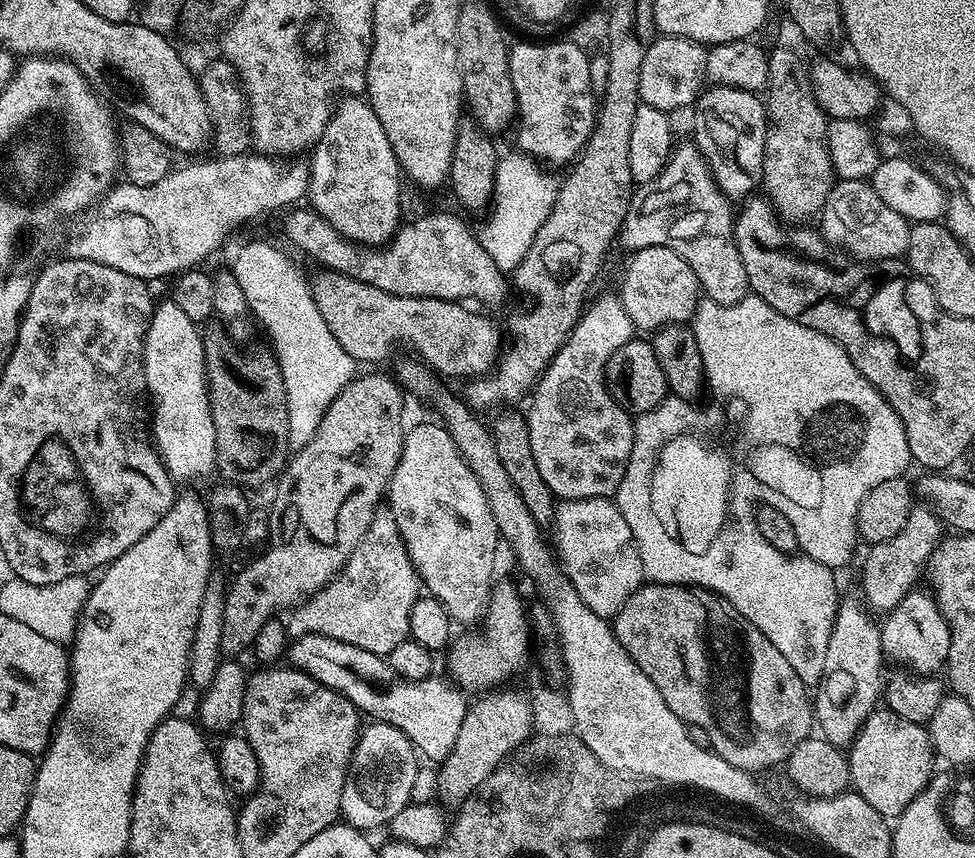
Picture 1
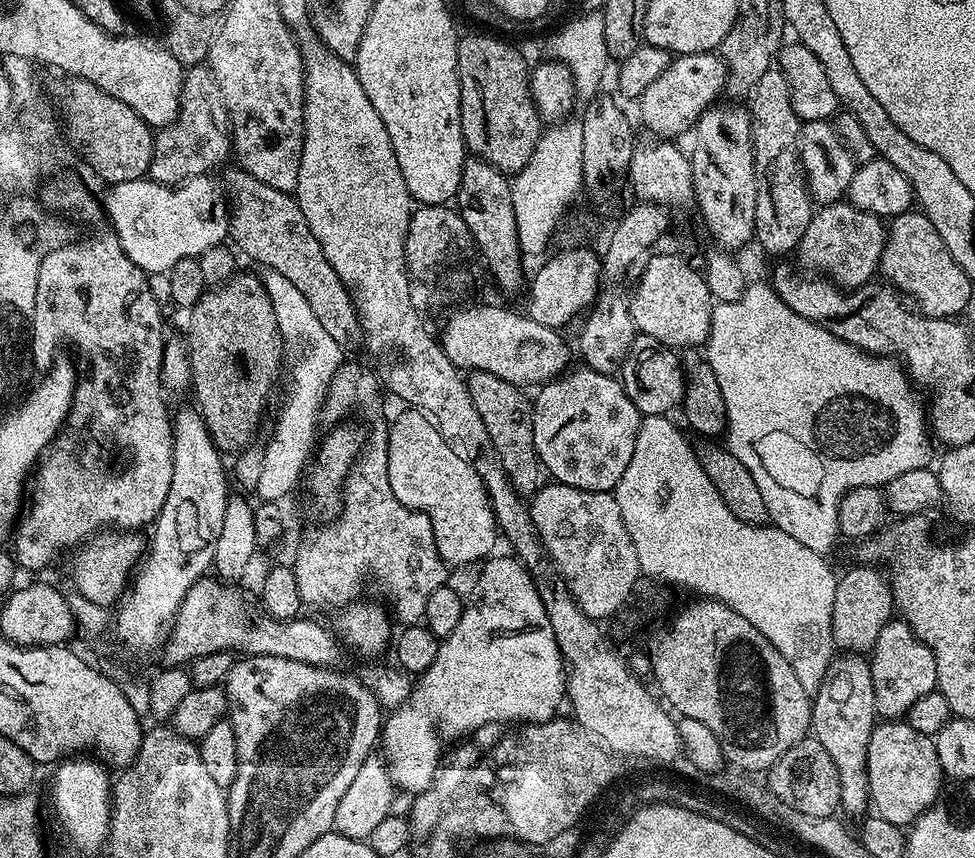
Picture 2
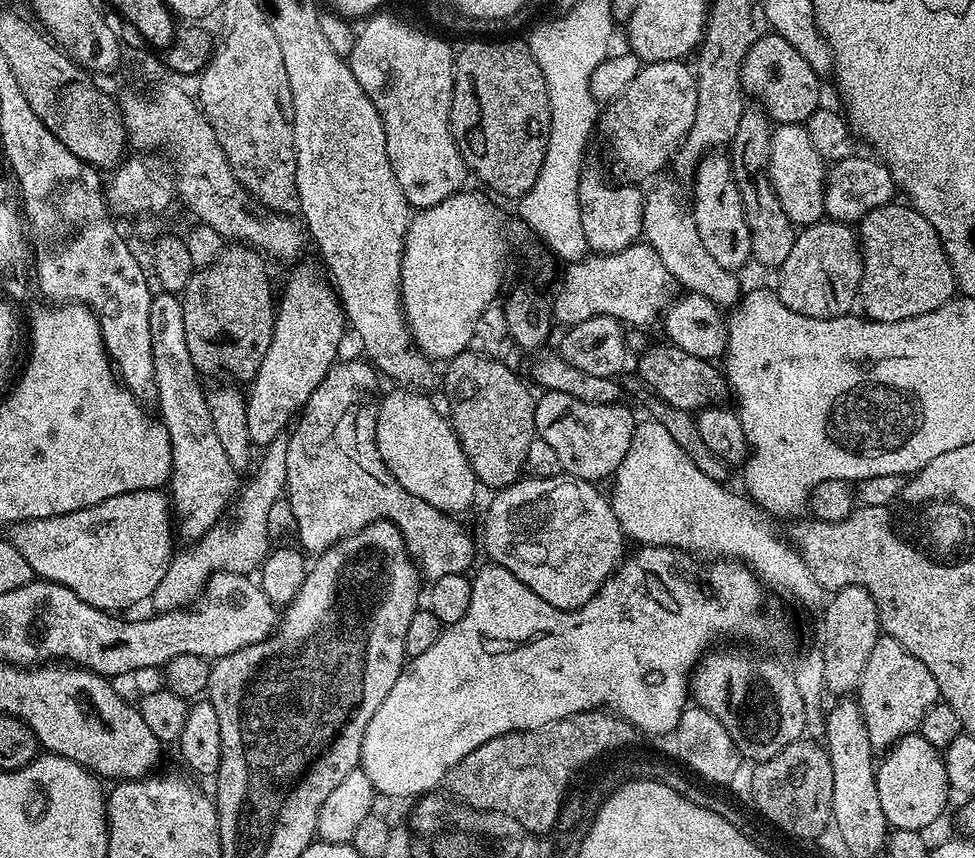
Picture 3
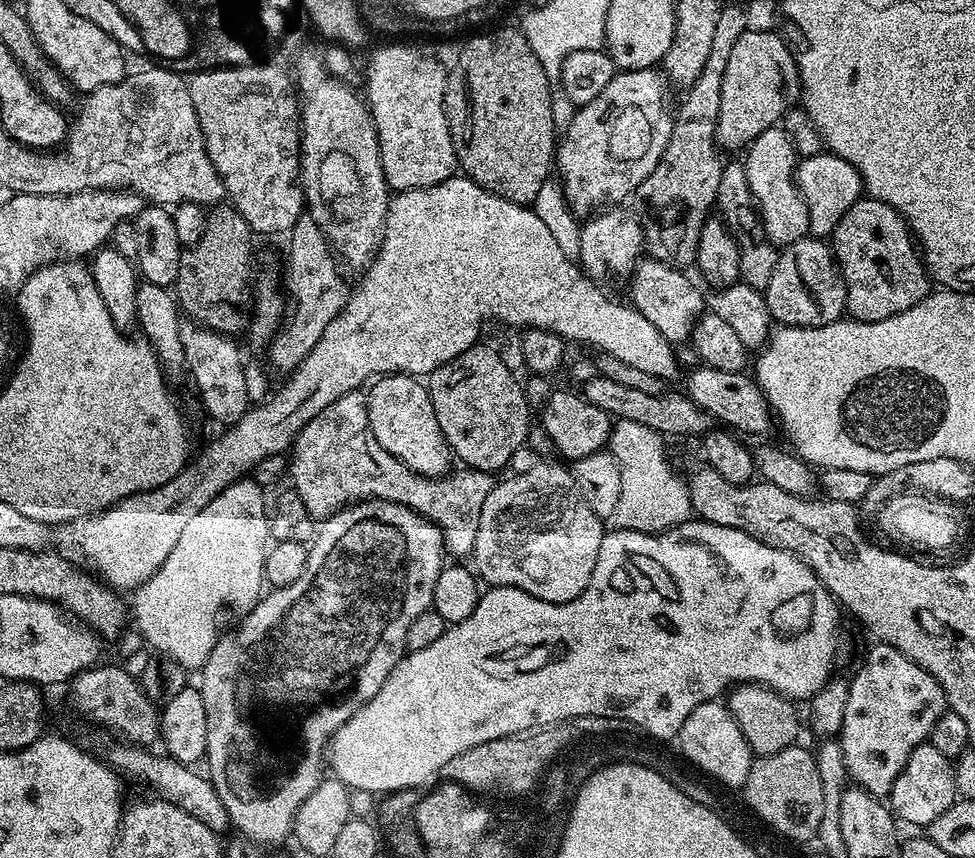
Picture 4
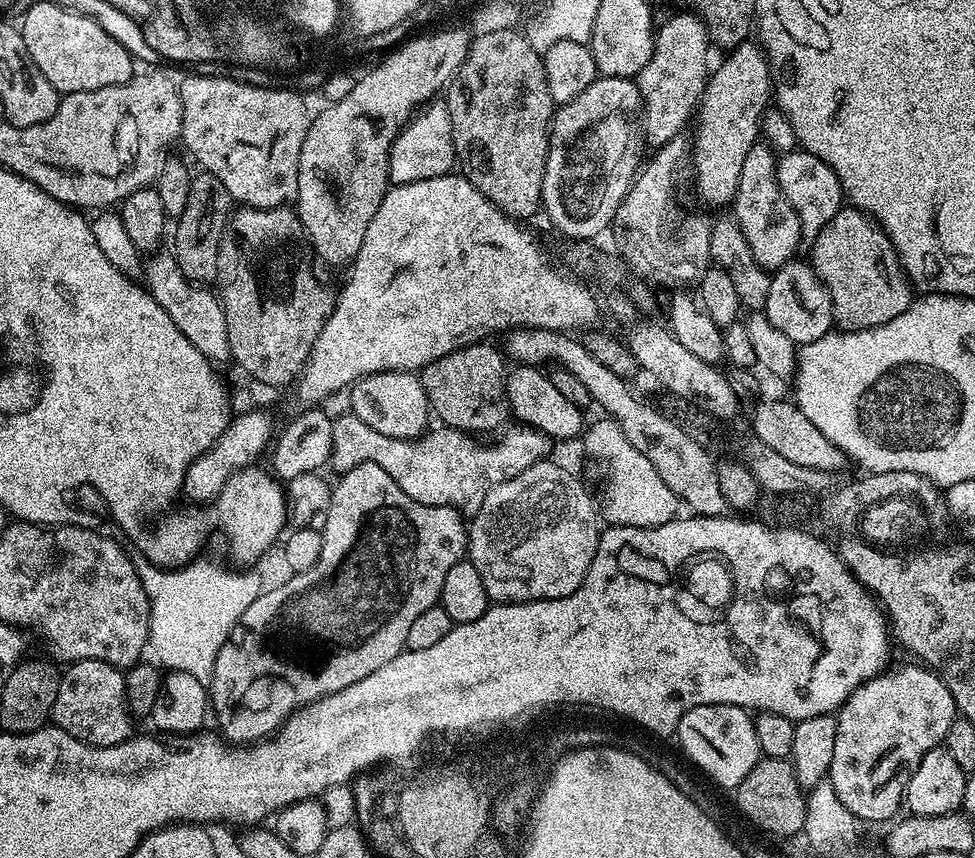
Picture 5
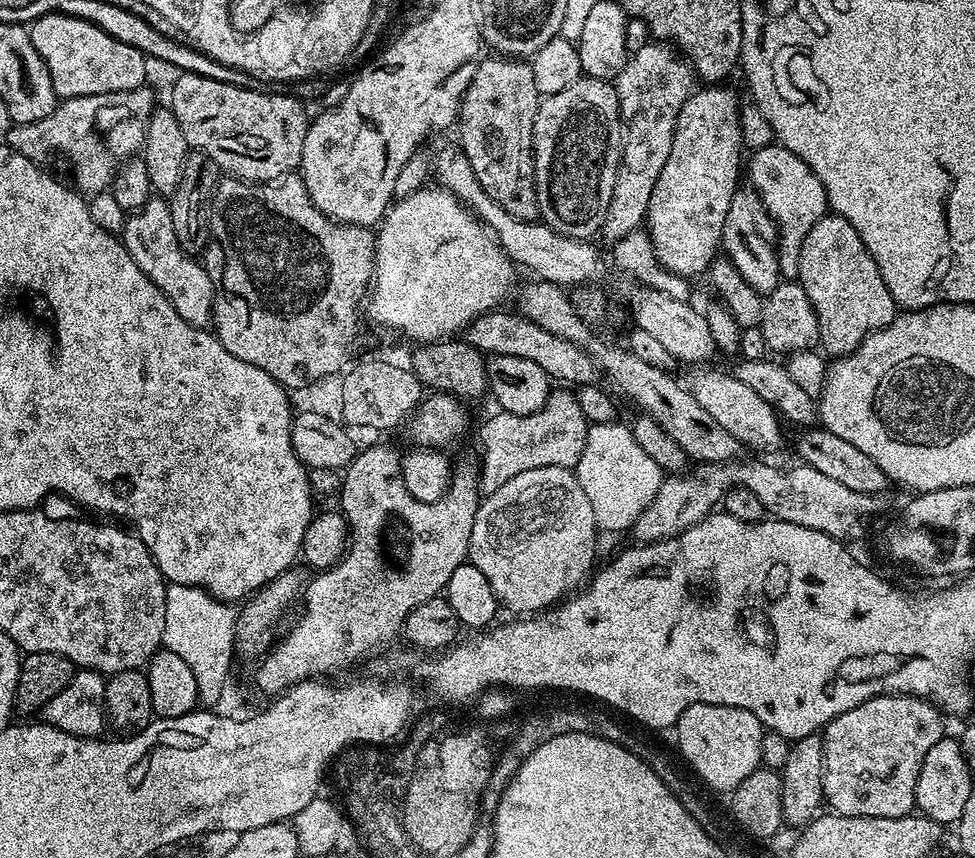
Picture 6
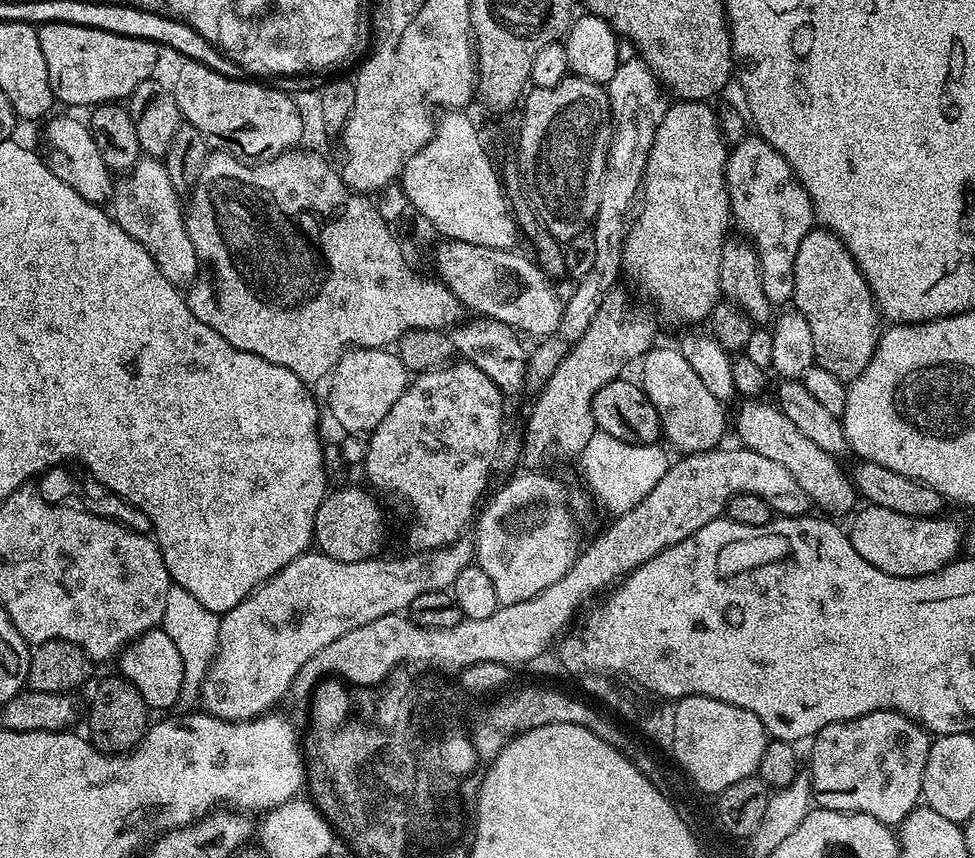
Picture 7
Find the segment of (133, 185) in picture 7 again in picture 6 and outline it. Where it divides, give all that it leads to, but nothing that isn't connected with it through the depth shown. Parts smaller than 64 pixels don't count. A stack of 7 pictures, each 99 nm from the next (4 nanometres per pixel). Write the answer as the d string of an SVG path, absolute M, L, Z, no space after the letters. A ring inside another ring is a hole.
M149 198L143 208L131 213L121 225L120 241L138 268L166 294L184 321L196 327L209 325L214 300L213 280L203 272L199 261L181 248L167 199Z

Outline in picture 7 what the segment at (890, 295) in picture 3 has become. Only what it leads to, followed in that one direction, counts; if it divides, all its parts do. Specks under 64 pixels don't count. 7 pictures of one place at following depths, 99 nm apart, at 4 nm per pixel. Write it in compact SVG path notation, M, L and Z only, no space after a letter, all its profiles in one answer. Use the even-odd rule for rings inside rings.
M813 226L802 238L798 258L794 258L791 303L806 320L806 326L810 326L815 363L845 382L862 374L880 341L882 317L868 280L844 243L829 228Z

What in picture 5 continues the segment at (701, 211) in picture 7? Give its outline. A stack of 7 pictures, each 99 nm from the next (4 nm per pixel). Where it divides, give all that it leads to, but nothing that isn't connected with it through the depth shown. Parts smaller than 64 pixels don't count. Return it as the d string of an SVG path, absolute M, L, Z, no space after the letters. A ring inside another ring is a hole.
M745 42L737 46L737 48L731 49L727 53L728 56L720 65L713 67L711 69L708 84L704 87L704 92L700 95L700 102L698 105L698 111L694 116L694 128L696 124L696 137L693 135L691 137L690 143L692 146L692 155L690 157L690 172L696 175L696 192L705 200L708 204L724 204L724 206L731 205L735 194L736 187L738 186L738 177L742 175L742 162L746 159L746 154L750 154L750 150L758 142L758 137L756 136L760 132L760 119L764 116L764 111L767 110L768 104L770 108L770 101L774 96L774 89L772 86L772 71L768 68L768 57L764 55L763 47L756 42Z

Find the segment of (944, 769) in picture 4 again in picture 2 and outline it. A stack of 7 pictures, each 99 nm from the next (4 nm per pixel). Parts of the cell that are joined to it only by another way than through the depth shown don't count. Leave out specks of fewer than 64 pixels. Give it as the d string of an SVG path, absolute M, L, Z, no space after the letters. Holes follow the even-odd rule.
M888 718L877 723L870 734L866 754L868 794L875 815L901 826L910 826L922 813L941 799L940 787L946 784L933 737L918 734L903 719Z

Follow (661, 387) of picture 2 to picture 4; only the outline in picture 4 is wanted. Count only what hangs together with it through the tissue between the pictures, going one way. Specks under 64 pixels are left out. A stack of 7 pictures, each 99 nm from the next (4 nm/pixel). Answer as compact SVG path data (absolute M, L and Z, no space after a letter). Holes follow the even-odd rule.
M696 366L696 369L688 376L686 394L699 408L708 412L713 421L720 423L721 420L724 423L721 425L725 429L743 434L745 437L760 436L763 432L771 430L772 420L774 424L774 413L768 407L767 400L764 399L764 392L747 371L730 374L726 370Z

